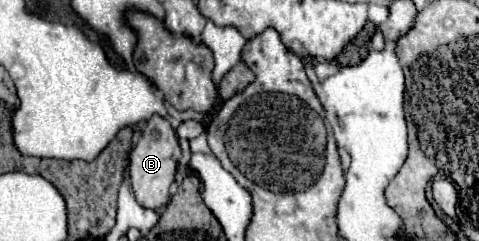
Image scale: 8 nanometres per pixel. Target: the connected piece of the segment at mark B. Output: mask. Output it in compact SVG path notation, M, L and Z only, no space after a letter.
M152 116L148 120L146 128L142 130L140 140L130 150L130 162L128 162L132 190L134 190L136 200L138 200L140 206L144 206L144 208L162 208L162 206L168 204L170 186L174 182L178 158L180 158L180 144L178 144L174 128L162 116Z

